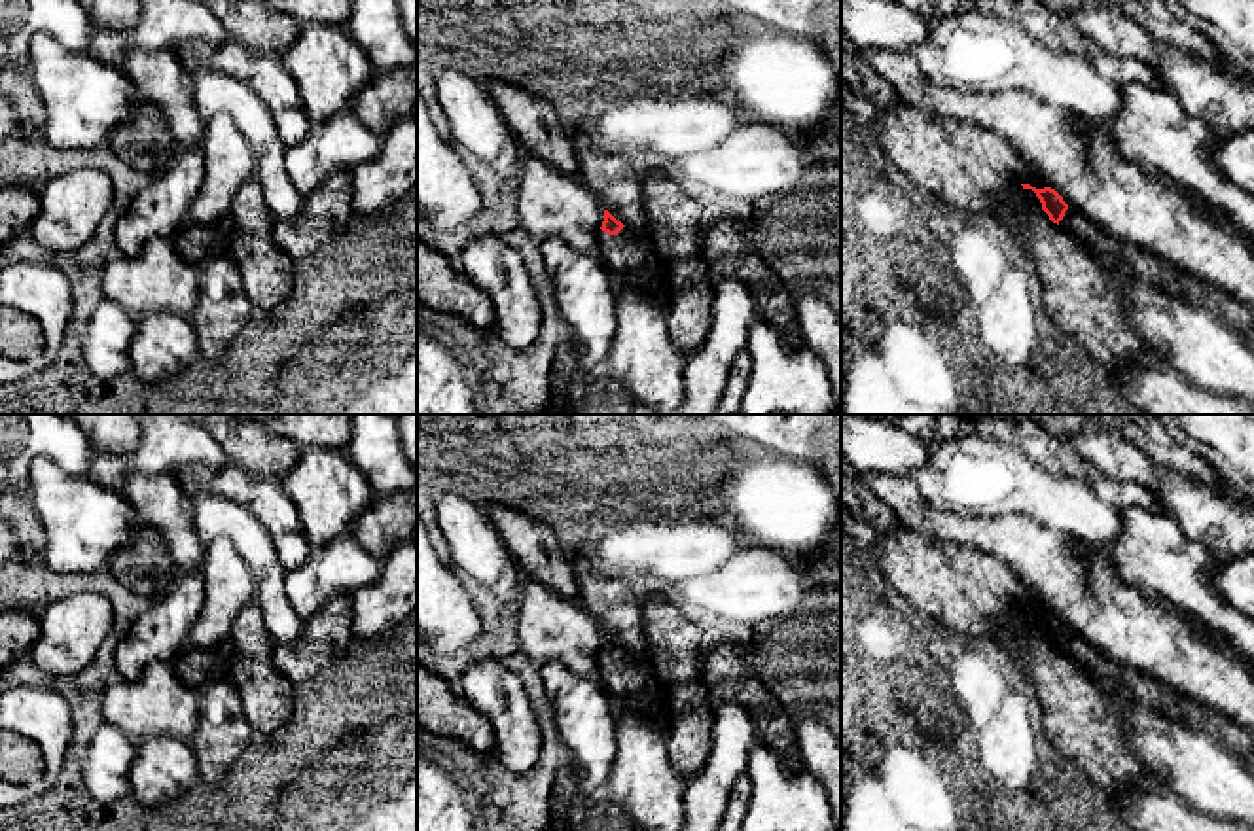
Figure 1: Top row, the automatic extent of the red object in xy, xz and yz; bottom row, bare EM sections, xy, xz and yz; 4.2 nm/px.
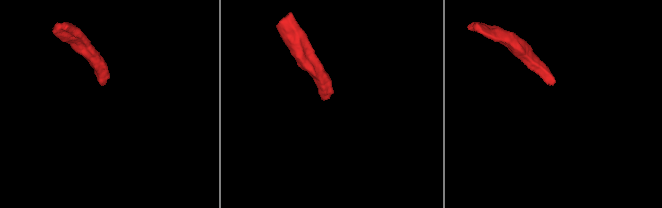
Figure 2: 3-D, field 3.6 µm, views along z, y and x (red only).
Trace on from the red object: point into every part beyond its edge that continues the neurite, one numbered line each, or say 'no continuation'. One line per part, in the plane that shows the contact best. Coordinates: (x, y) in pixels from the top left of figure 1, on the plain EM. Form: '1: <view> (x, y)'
1: xz (629, 682)

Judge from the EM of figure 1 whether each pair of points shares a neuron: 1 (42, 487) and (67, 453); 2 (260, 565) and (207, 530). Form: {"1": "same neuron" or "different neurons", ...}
{"1": "different neurons", "2": "same neuron"}

